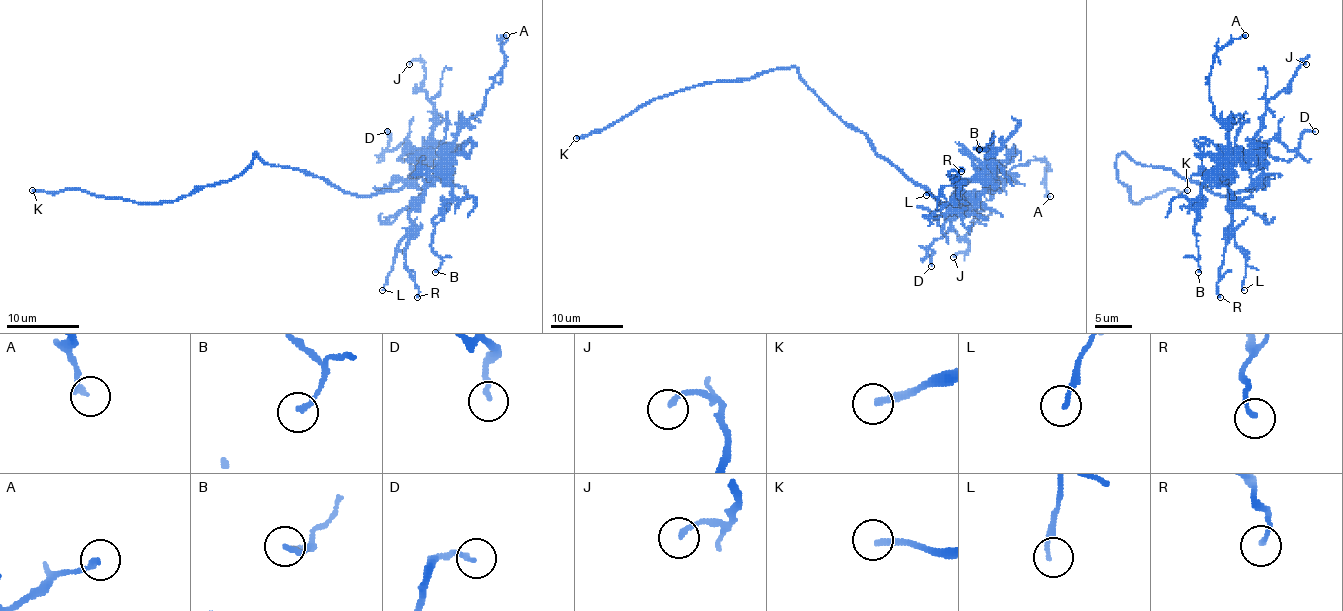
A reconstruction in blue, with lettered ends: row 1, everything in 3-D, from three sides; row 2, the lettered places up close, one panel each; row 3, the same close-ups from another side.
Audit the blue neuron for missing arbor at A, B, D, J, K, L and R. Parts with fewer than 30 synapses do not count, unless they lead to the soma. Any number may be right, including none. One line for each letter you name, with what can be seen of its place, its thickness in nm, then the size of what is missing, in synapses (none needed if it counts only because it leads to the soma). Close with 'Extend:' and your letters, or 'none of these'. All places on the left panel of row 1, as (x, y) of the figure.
K: place (32, 190); calibre 240 nm
Extend: K

